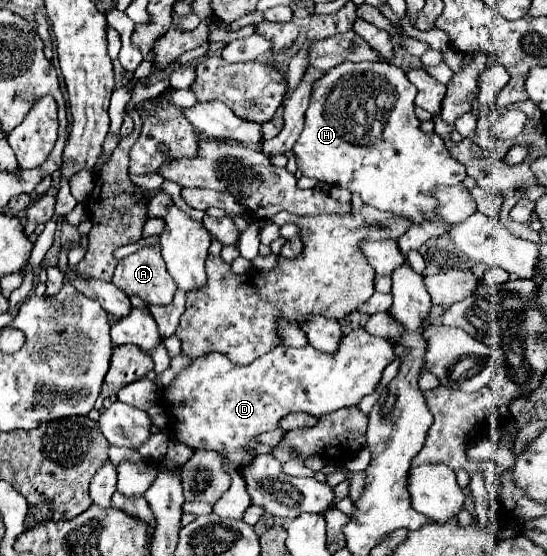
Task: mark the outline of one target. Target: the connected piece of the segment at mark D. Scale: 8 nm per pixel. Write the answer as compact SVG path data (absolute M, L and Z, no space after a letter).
M355 329L343 337L343 343L335 355L327 355L315 351L311 345L303 349L279 345L267 355L255 359L251 365L235 365L225 355L211 353L199 359L193 359L185 369L181 369L175 381L169 387L159 391L159 405L165 409L169 417L169 431L171 431L171 417L173 417L173 435L177 441L189 445L191 449L211 449L229 459L229 473L231 473L231 487L223 493L223 497L213 505L213 513L221 519L243 519L245 509L251 505L251 497L245 489L245 479L241 471L249 467L255 459L255 437L259 433L277 429L279 421L289 413L309 413L315 417L327 415L331 411L359 405L365 395L371 395L381 381L383 369L395 359L393 353L395 345L383 337L375 337L365 329Z

